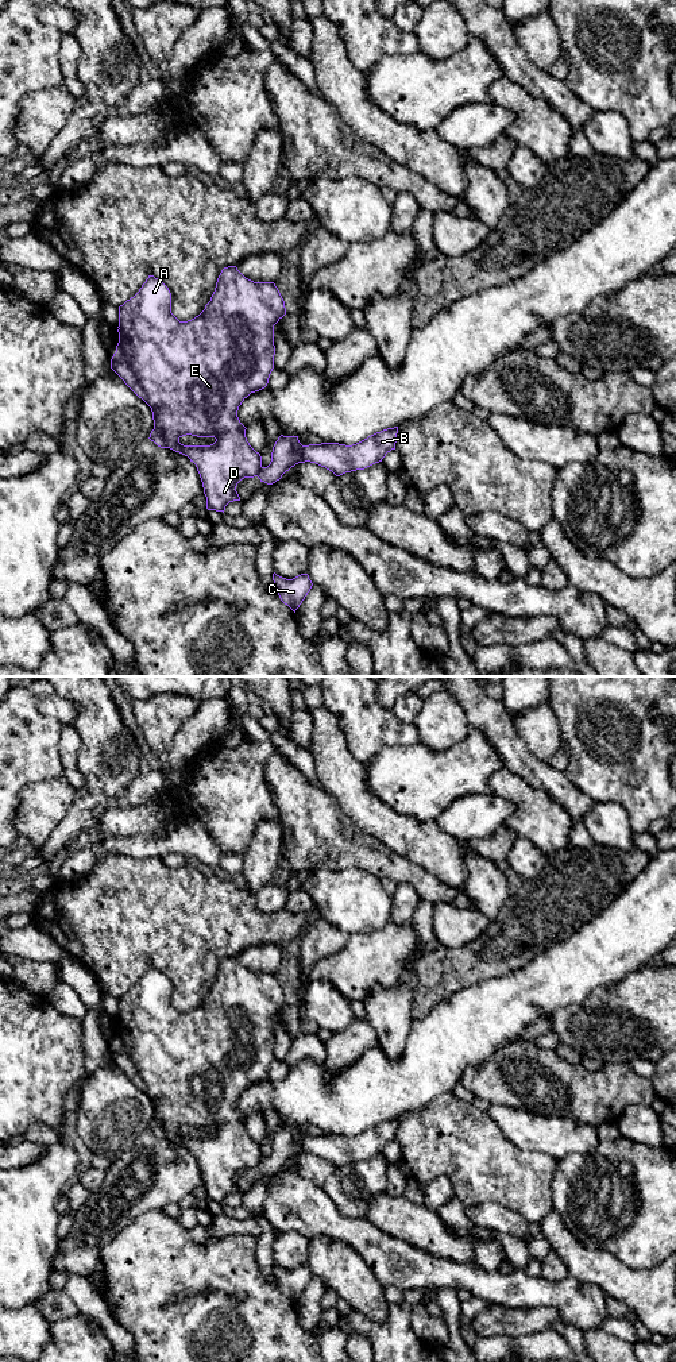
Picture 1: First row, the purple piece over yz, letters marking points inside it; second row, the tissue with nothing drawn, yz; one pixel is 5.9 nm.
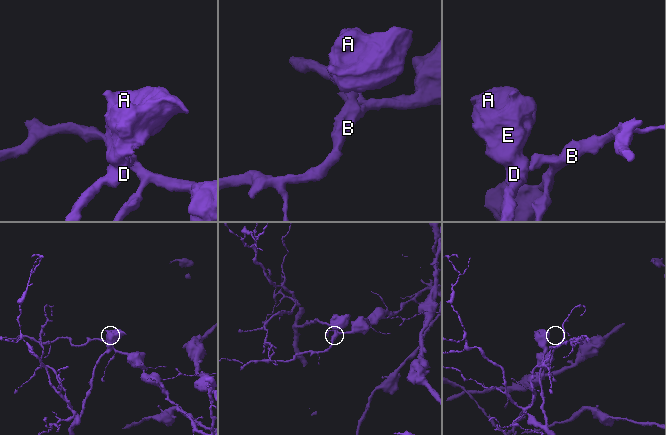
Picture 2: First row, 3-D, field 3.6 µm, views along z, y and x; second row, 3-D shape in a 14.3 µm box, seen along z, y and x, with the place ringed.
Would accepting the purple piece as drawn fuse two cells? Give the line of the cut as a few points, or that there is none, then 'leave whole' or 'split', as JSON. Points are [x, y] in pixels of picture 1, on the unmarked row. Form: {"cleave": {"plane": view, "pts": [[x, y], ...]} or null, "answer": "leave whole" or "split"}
{"cleave": {"plane": "yz", "pts": [[263, 1158], [258, 1168]]}, "answer": "split"}

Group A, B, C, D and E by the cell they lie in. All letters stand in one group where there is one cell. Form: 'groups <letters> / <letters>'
groups A D E / B C

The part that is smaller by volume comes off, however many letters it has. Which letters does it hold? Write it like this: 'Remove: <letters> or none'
Remove: B, C

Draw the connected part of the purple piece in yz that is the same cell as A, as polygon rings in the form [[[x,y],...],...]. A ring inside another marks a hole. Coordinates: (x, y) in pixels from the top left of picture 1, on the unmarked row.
[[[236,957],[224,958],[217,969],[215,983],[210,988],[210,992],[205,996],[205,1000],[192,1011],[179,1012],[171,1004],[171,984],[169,979],[155,969],[148,966],[146,973],[142,976],[139,983],[127,991],[123,996],[119,998],[119,1034],[116,1037],[116,1043],[111,1050],[111,1060],[124,1072],[124,1074],[139,1088],[142,1089],[152,1103],[154,1120],[150,1124],[150,1131],[154,1133],[161,1139],[170,1139],[175,1143],[179,1143],[190,1150],[197,1158],[200,1165],[204,1185],[206,1188],[206,1200],[223,1203],[229,1193],[240,1192],[240,1188],[236,1182],[237,1174],[244,1169],[259,1168],[262,1162],[262,1147],[256,1143],[246,1128],[246,1118],[240,1114],[237,1108],[237,1101],[242,1093],[255,1083],[264,1080],[269,1074],[270,1065],[274,1060],[274,1016],[286,1006],[285,992],[275,977],[274,973],[254,973],[246,969]],[[192,1126],[197,1128],[215,1128],[216,1133],[210,1137],[184,1137],[179,1134],[182,1127]]]

